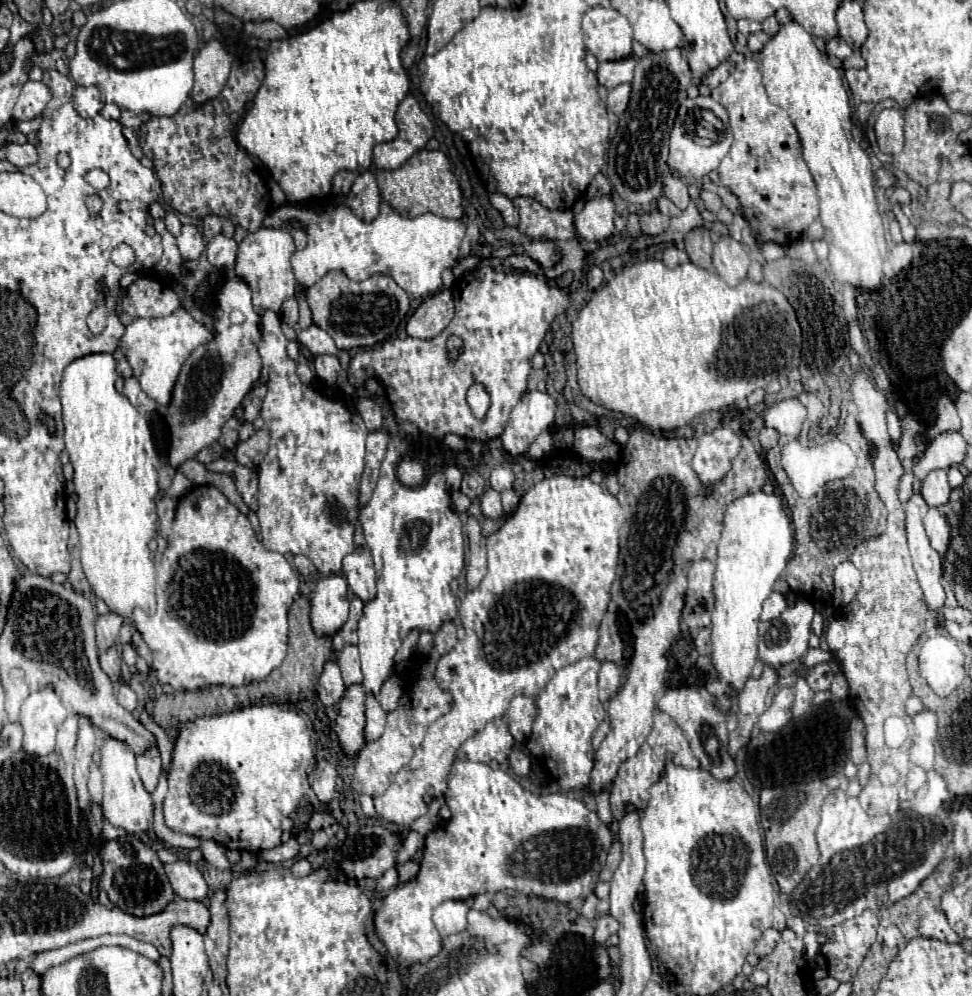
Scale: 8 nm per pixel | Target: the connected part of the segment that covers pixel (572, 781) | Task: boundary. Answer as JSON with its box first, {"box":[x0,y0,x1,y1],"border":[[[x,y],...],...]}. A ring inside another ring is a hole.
{"box":[528,647,606,791],"border":[[[580,647],[572,655],[572,663],[568,663],[566,655],[550,657],[556,673],[546,683],[546,687],[534,697],[536,717],[532,723],[532,735],[528,739],[528,751],[532,757],[544,759],[546,767],[554,775],[556,783],[562,791],[584,789],[590,779],[590,771],[594,765],[594,747],[592,737],[606,717],[604,705],[598,699],[598,665],[594,657],[580,659]]]}

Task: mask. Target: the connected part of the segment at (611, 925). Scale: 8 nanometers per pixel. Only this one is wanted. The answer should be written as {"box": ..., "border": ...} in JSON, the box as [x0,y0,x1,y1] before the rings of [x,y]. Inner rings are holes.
{"box":[594,913,618,943],"border":[[[606,913],[606,915],[600,915],[598,919],[596,919],[596,933],[594,933],[594,941],[596,943],[604,943],[612,933],[616,933],[618,931],[618,921],[610,915],[610,913]]]}

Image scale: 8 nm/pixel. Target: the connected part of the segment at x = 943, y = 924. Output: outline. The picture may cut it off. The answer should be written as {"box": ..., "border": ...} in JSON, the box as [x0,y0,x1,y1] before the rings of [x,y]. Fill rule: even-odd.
{"box":[920,911,956,943],"border":[[[934,911],[920,921],[920,935],[934,937],[934,939],[940,939],[940,941],[950,941],[950,943],[956,941],[956,935],[954,935],[952,927],[948,925],[942,911]]]}

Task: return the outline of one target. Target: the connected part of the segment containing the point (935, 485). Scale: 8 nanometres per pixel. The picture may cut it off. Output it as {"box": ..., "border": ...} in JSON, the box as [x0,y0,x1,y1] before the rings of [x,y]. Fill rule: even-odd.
{"box":[920,469,950,507],"border":[[[936,469],[932,473],[926,475],[926,479],[922,481],[920,493],[924,497],[924,501],[930,507],[940,507],[944,503],[948,503],[948,495],[950,495],[950,485],[948,485],[948,477],[944,469]]]}

